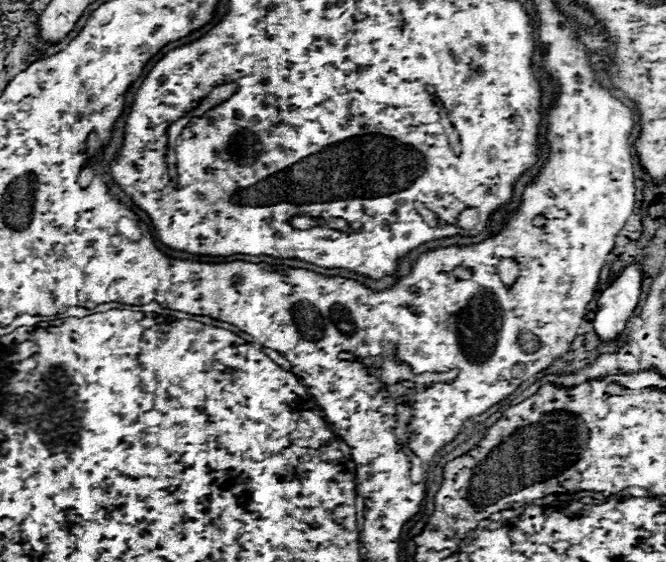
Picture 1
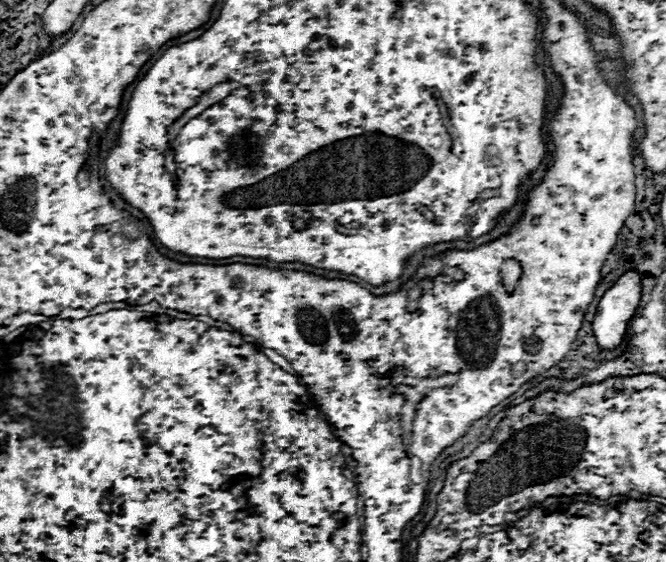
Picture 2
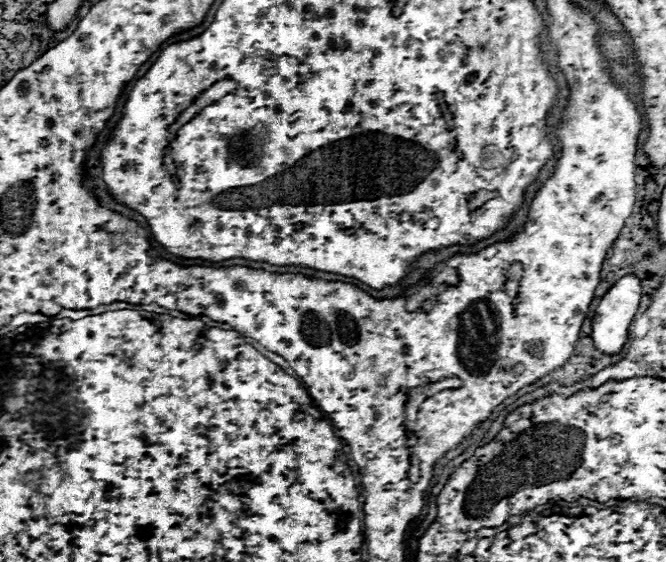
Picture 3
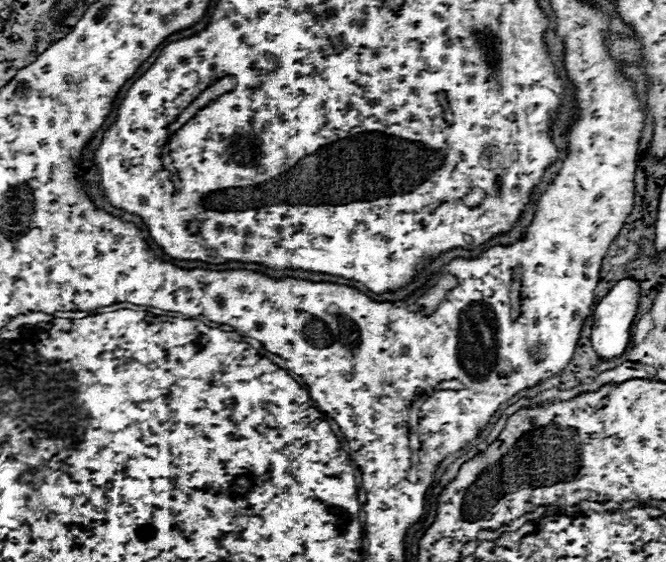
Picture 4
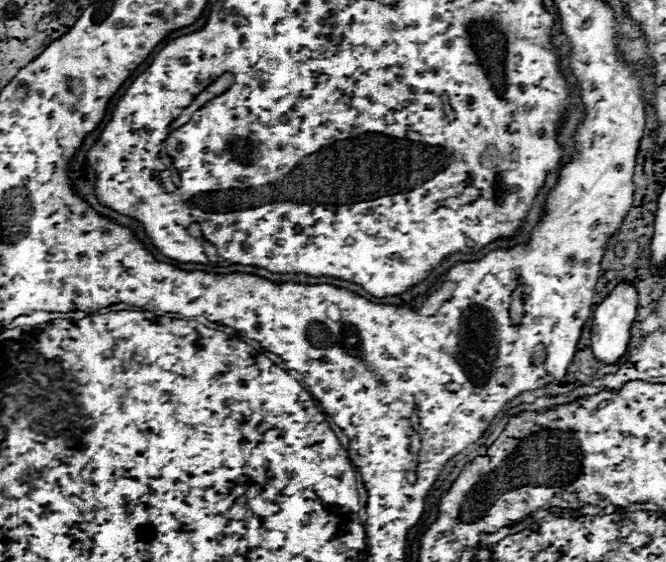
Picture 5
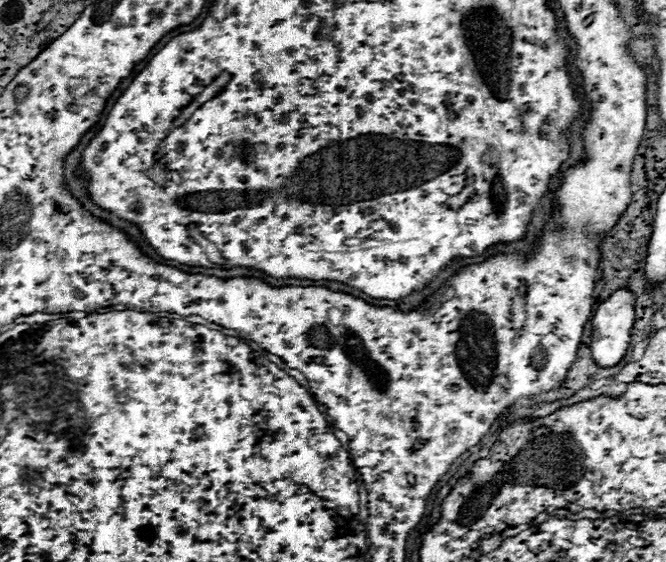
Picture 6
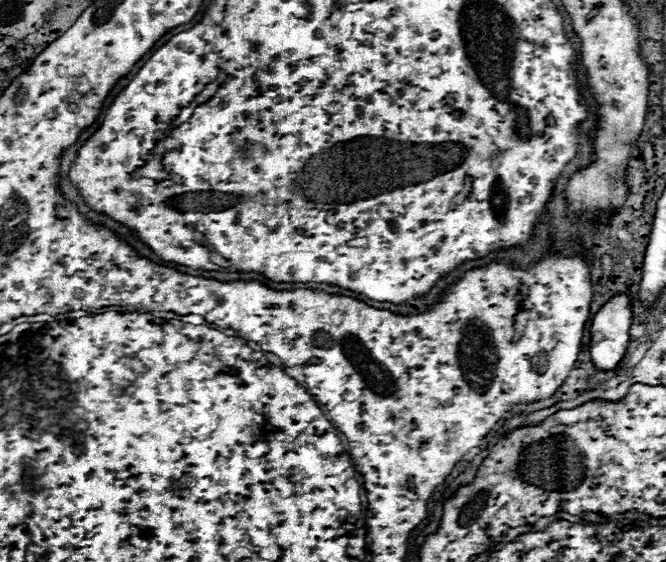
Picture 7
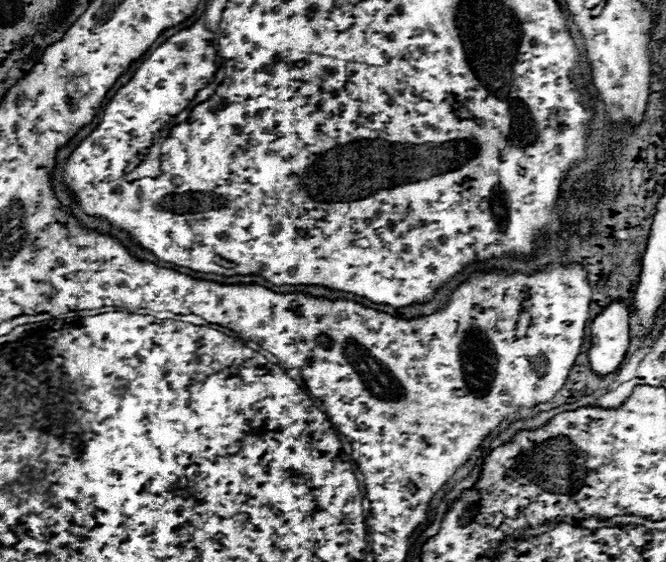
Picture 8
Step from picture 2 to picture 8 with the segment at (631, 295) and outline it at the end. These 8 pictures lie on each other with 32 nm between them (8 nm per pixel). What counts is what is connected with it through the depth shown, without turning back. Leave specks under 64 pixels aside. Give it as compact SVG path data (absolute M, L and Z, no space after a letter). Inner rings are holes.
M612 302L592 320L588 362L594 374L608 376L620 368L630 342L628 318L630 312L626 304Z

